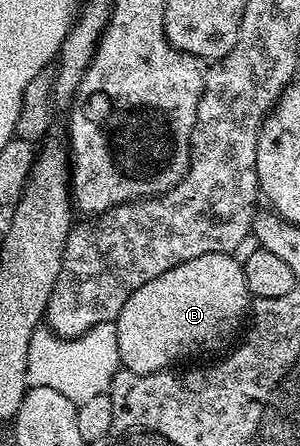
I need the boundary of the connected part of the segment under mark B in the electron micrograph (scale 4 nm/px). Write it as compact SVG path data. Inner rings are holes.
M225 251L205 253L171 267L169 273L153 277L153 281L145 281L125 301L114 322L120 364L128 371L144 375L186 364L191 361L186 359L194 355L214 356L222 352L240 334L253 302L245 285L242 262L235 258Z

